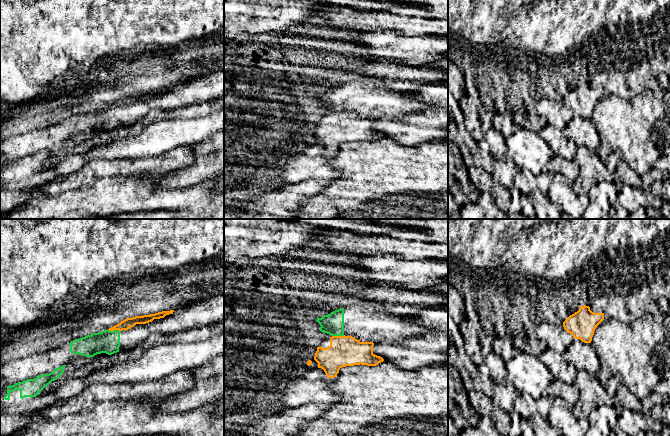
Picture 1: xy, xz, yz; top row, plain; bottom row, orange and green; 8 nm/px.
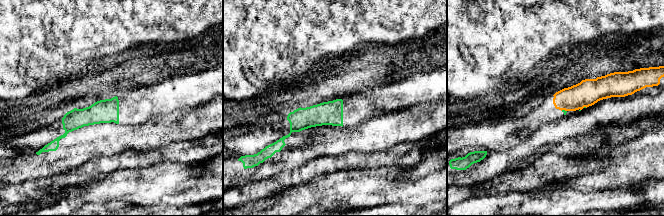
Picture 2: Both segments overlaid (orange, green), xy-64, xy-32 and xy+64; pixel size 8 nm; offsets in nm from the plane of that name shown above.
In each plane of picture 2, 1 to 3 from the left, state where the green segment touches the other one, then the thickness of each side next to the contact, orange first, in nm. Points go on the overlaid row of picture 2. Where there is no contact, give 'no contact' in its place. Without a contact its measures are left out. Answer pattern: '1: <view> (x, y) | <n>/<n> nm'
1: no contact
2: no contact
3: xy+64 (564, 109) | 200/20 nm

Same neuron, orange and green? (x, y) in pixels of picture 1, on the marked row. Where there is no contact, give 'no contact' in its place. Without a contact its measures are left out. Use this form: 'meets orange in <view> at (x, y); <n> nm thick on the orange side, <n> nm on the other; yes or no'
meets orange in xz at (338, 336); 240 nm thick on the orange side, 180 nm on the other; no

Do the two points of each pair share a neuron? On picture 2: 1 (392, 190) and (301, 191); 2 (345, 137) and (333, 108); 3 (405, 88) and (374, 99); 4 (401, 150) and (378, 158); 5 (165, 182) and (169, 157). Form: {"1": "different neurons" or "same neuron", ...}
{"1": "same neuron", "2": "different neurons", "3": "different neurons", "4": "same neuron", "5": "different neurons"}

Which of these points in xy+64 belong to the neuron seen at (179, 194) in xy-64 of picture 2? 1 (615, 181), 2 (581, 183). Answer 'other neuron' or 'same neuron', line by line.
1: other neuron
2: other neuron

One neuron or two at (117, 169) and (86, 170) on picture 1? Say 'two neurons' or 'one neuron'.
one neuron

